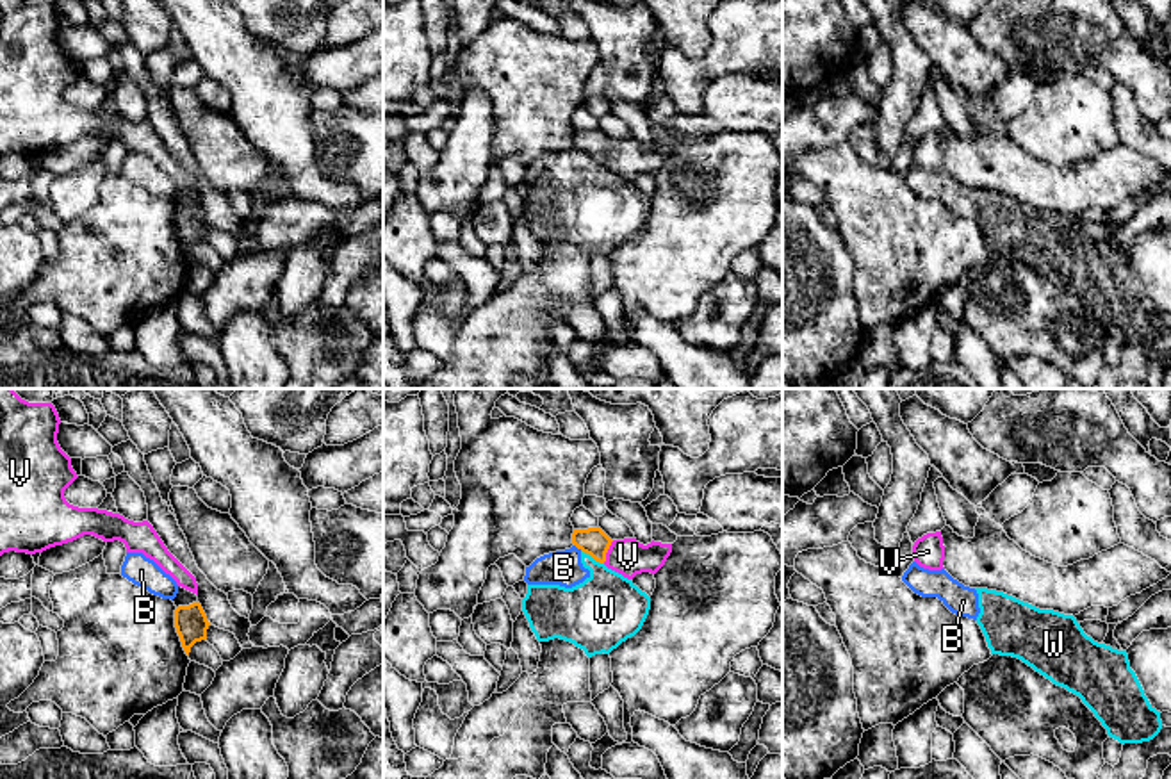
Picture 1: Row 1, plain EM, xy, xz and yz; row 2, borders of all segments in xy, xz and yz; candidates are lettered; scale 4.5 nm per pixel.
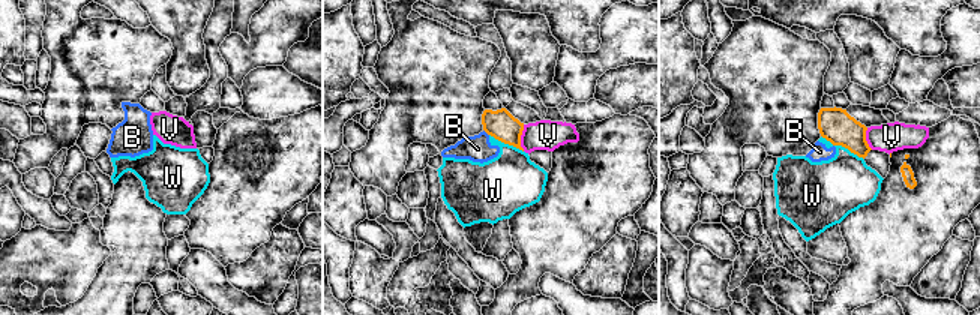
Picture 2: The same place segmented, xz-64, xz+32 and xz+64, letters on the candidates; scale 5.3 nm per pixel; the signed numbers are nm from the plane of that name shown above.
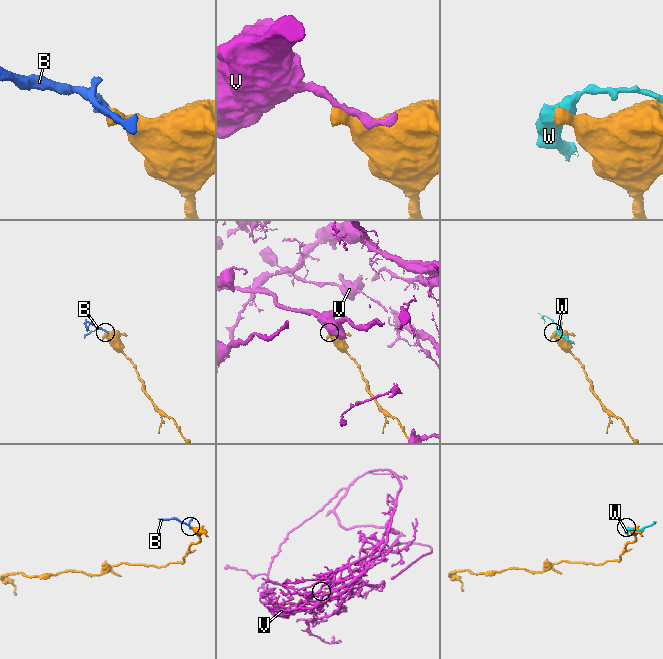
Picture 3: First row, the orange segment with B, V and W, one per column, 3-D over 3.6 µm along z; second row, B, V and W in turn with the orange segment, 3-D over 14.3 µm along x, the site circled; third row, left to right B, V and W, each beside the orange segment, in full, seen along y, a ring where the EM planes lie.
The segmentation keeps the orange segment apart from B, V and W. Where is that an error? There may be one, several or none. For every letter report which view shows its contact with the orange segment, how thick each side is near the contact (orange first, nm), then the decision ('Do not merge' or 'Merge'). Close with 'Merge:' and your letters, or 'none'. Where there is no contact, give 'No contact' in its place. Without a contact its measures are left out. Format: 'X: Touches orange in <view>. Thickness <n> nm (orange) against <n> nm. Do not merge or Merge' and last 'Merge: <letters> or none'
B: Touches orange in xz. Thickness 120 nm (orange) against 160 nm. Do not merge
V: Touches orange in xz. Thickness 120 nm (orange) against 160 nm. Do not merge
W: Touches orange in xz. Thickness 120 nm (orange) against 320 nm. Do not merge
Merge: none

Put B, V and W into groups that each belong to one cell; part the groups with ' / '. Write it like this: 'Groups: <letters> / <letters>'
Groups: B W / V

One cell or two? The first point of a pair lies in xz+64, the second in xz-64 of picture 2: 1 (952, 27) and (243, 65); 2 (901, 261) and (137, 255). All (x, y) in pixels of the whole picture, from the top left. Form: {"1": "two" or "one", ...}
{"1": "one", "2": "two"}

